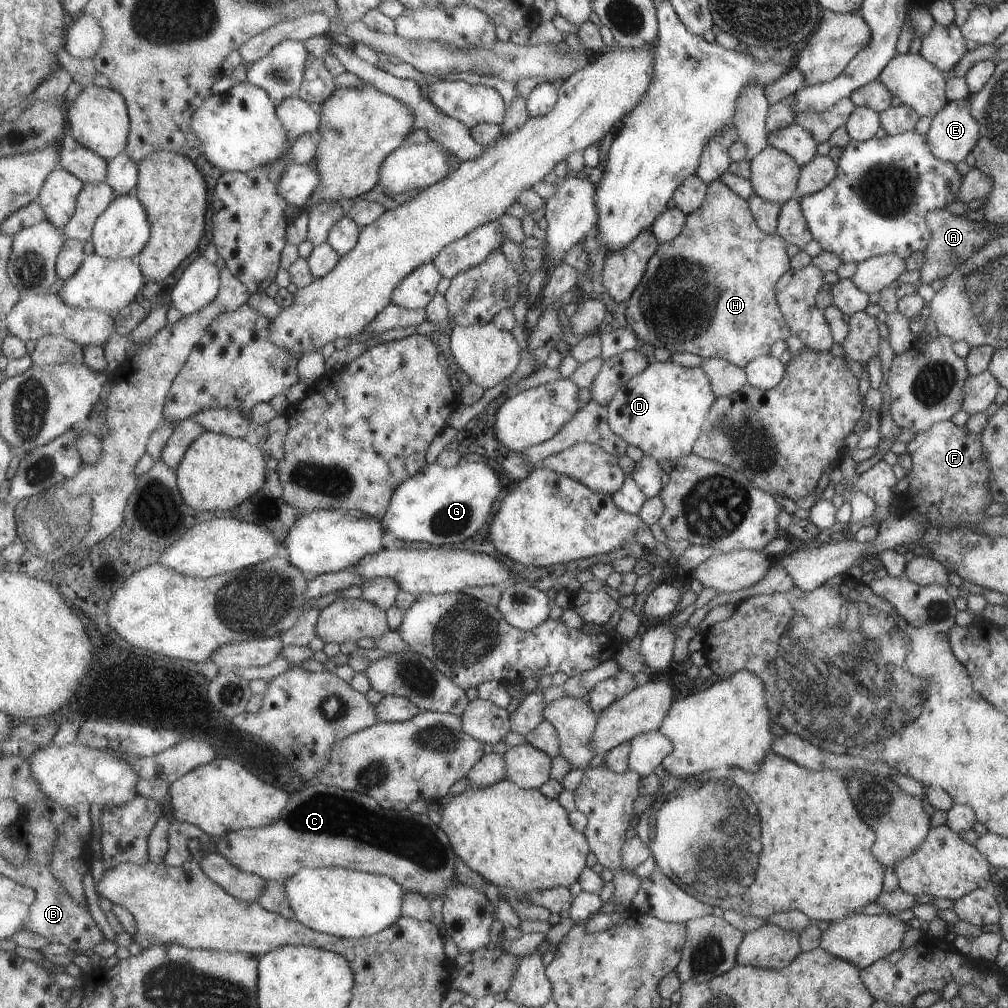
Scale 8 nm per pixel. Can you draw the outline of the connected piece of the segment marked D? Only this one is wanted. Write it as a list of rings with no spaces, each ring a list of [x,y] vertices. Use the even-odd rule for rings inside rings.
[[[653,360],[643,372],[613,393],[606,404],[606,419],[610,431],[627,445],[636,446],[657,462],[670,460],[674,463],[692,452],[714,398],[707,375],[699,367],[683,367],[671,360]]]

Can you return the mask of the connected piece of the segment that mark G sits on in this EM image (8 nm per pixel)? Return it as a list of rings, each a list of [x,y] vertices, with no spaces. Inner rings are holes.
[[[436,462],[425,465],[425,468],[418,472],[414,477],[408,478],[393,493],[391,504],[387,514],[381,520],[385,530],[393,532],[397,539],[405,541],[428,542],[435,547],[445,547],[455,543],[462,543],[463,540],[471,538],[477,534],[485,522],[489,520],[497,496],[503,490],[503,482],[499,474],[487,466],[487,464],[465,463],[463,466],[442,467]]]

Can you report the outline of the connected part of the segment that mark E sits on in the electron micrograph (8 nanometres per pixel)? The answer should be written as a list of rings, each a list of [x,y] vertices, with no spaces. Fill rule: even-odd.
[[[968,98],[947,102],[931,117],[925,133],[930,151],[939,160],[957,163],[974,148],[981,129],[970,113]]]

